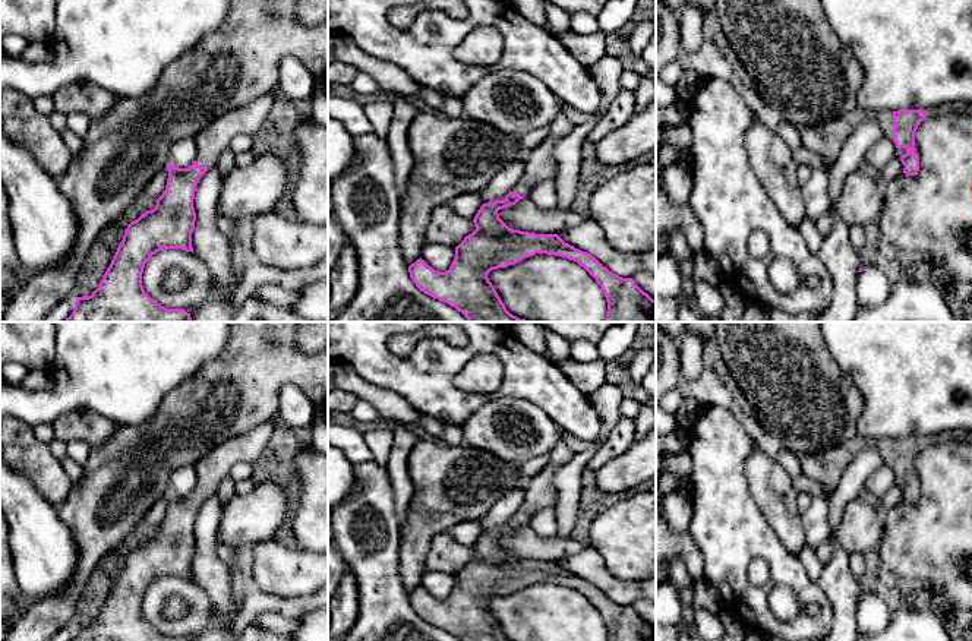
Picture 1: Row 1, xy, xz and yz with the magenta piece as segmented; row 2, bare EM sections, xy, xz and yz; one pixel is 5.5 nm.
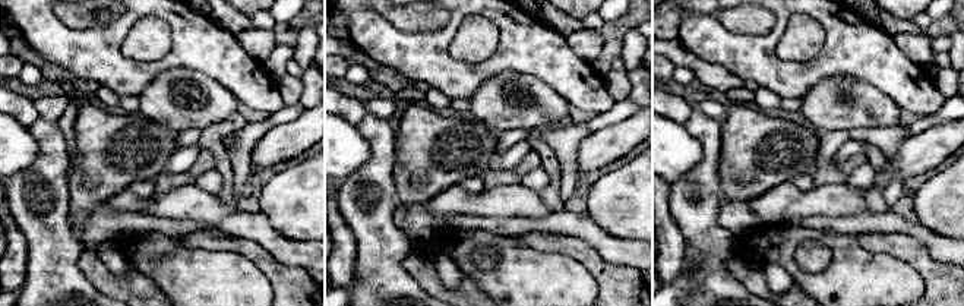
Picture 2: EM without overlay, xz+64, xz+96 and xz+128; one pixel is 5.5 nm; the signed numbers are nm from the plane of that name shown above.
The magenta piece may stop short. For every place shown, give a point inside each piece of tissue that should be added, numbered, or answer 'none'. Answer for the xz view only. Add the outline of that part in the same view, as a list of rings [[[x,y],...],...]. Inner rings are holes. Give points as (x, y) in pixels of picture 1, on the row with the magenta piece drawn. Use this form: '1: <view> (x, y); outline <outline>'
1: xz (540, 164); outline [[[547,138],[534,149],[527,152],[524,160],[524,173],[511,192],[521,196],[530,196],[531,189],[545,181],[555,180],[558,162],[553,155],[553,146],[559,142],[556,138]]]

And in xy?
1: xy (215, 138); outline [[[274,89],[253,102],[233,108],[211,121],[193,140],[196,145],[196,162],[201,167],[214,167],[220,155],[228,149],[237,135],[255,136],[263,126],[280,89]]]

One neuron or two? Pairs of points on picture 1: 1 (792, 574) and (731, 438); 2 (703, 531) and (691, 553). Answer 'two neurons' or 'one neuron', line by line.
1: one neuron
2: two neurons

